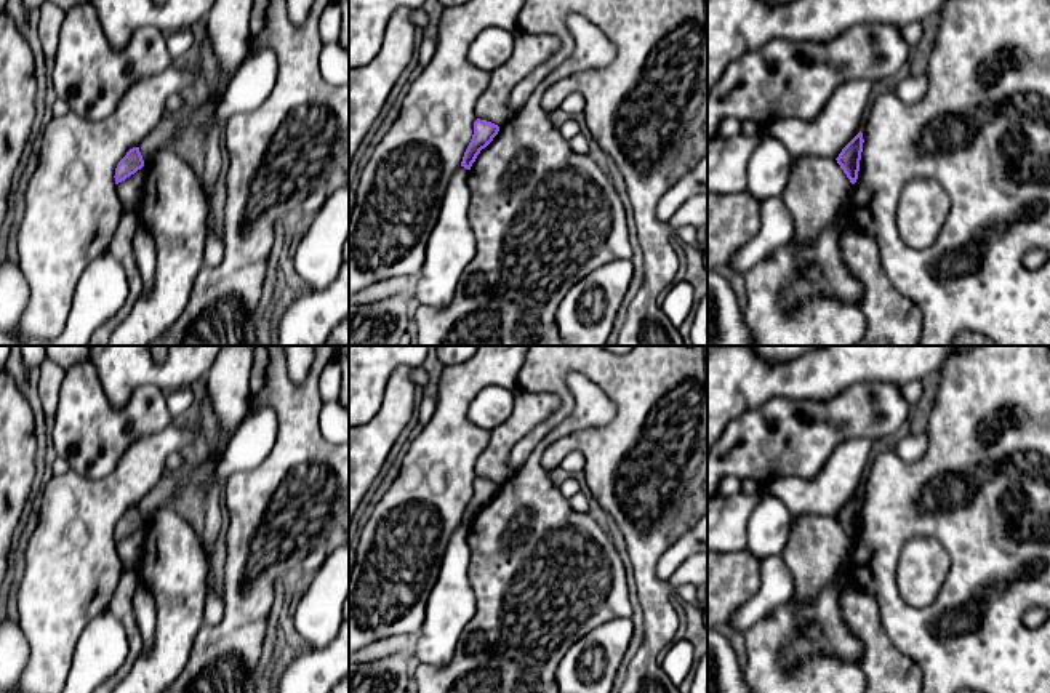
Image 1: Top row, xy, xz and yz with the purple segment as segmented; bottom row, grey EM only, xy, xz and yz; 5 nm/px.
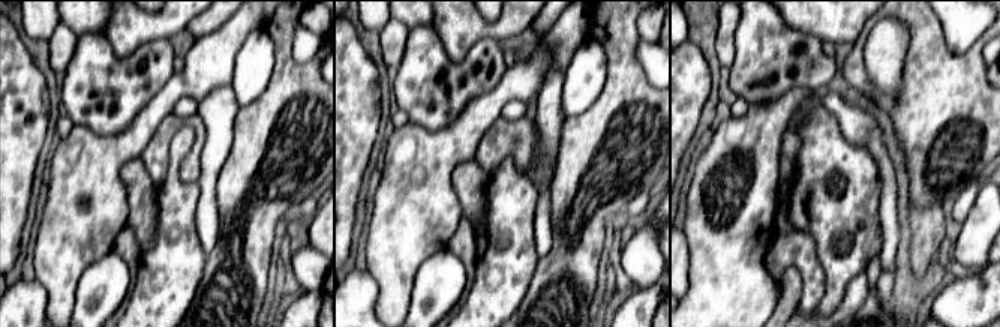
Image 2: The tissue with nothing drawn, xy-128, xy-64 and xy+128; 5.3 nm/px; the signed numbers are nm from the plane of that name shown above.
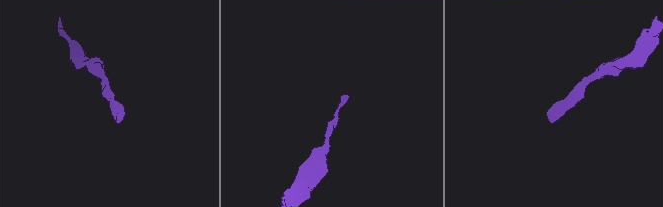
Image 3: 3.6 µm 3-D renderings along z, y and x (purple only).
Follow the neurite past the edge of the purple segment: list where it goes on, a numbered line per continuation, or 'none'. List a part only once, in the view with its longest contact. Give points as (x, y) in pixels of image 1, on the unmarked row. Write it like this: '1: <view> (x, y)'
none

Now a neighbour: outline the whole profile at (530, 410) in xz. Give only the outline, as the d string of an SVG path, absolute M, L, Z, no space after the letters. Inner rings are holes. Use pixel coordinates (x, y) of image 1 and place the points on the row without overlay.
M515 389L512 413L490 431L487 448L475 464L477 477L498 485L512 475L509 455L512 447L533 427L546 421L560 405L554 394L527 394Z

